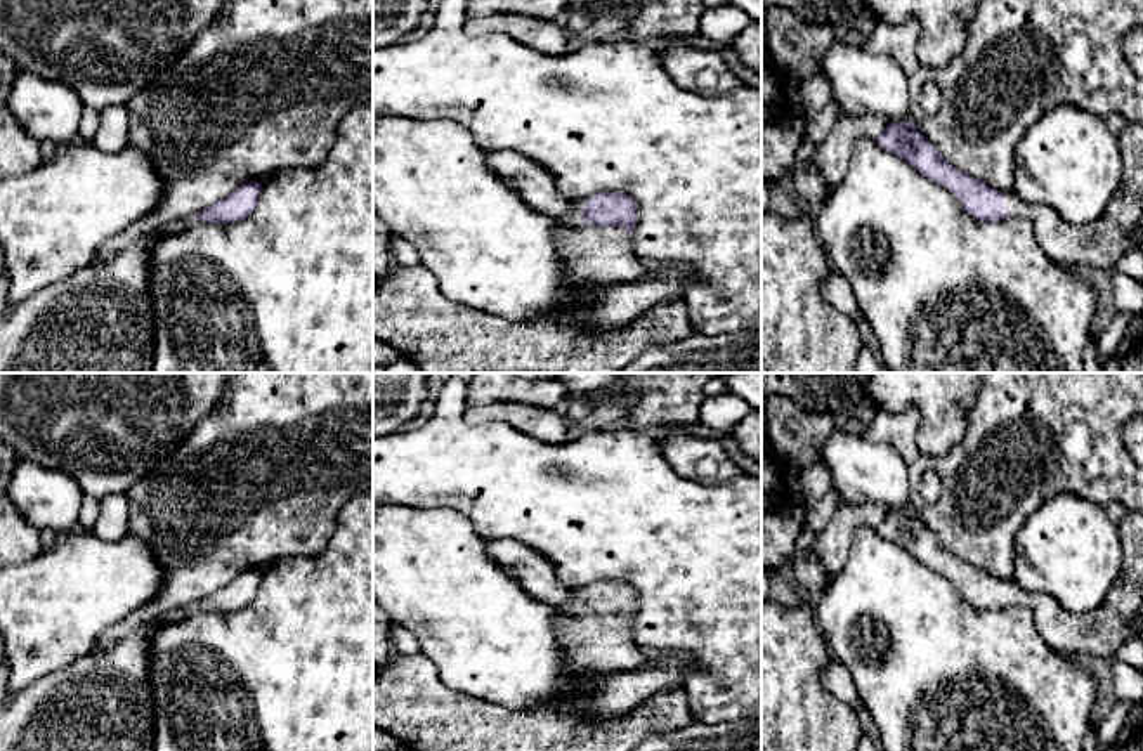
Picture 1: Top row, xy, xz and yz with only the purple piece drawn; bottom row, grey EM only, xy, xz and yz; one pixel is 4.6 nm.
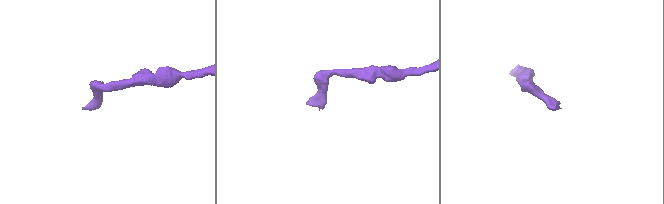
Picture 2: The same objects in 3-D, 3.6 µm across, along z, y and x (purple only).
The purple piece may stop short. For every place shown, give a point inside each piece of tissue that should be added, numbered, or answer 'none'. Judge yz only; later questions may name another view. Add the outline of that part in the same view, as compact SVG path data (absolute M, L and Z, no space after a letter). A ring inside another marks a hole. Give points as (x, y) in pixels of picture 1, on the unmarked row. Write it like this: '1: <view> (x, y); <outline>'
1: yz (1100, 632); M1129 512L1117 527L1122 571L1098 609L1074 614L1049 595L1025 591L1009 579L1004 583L1004 602L1029 607L1042 640L1070 661L1079 656L1112 659L1124 642L1136 638L1143 604L1143 513Z

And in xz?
1: xz (595, 644); M579 605L557 607L562 614L558 642L567 654L567 666L576 676L602 676L631 671L647 657L631 640L626 616L602 616Z

